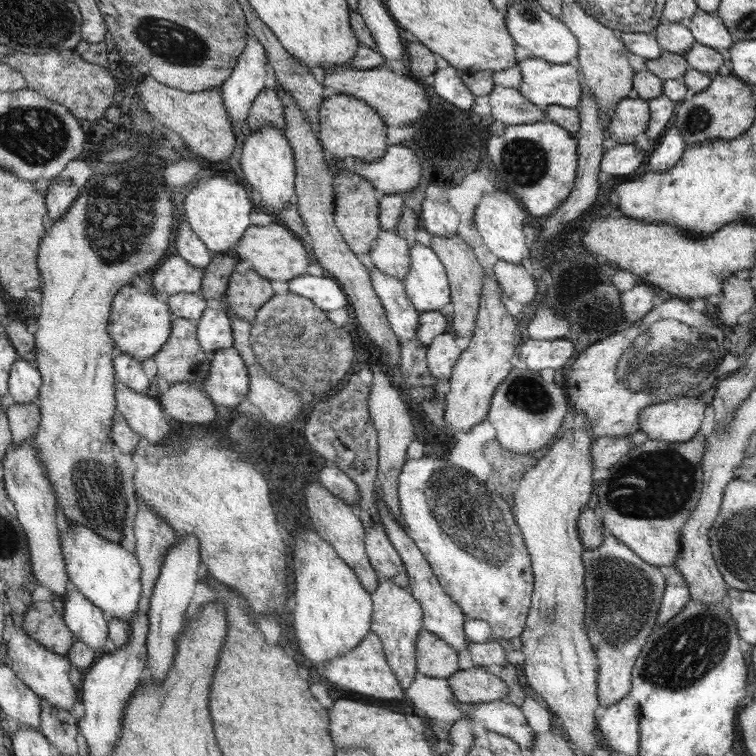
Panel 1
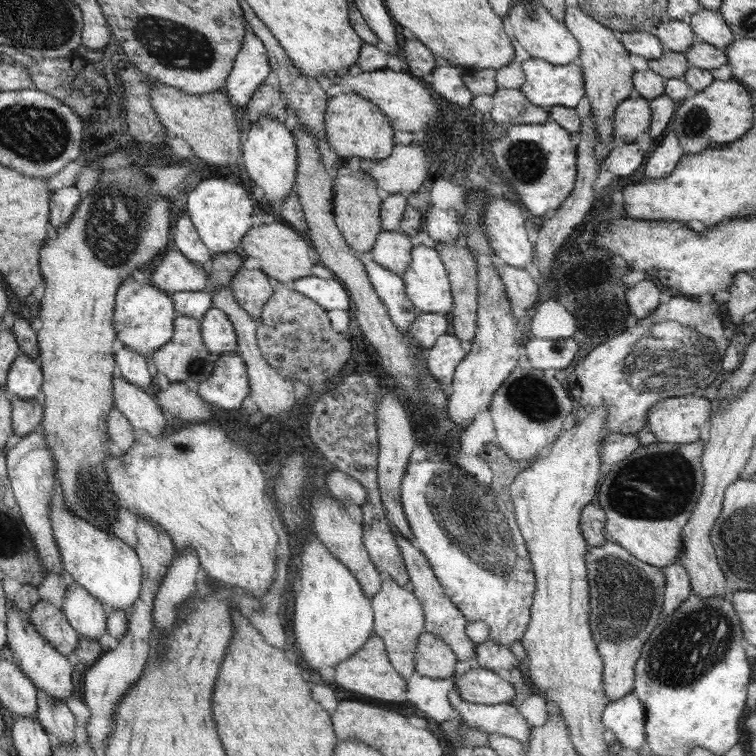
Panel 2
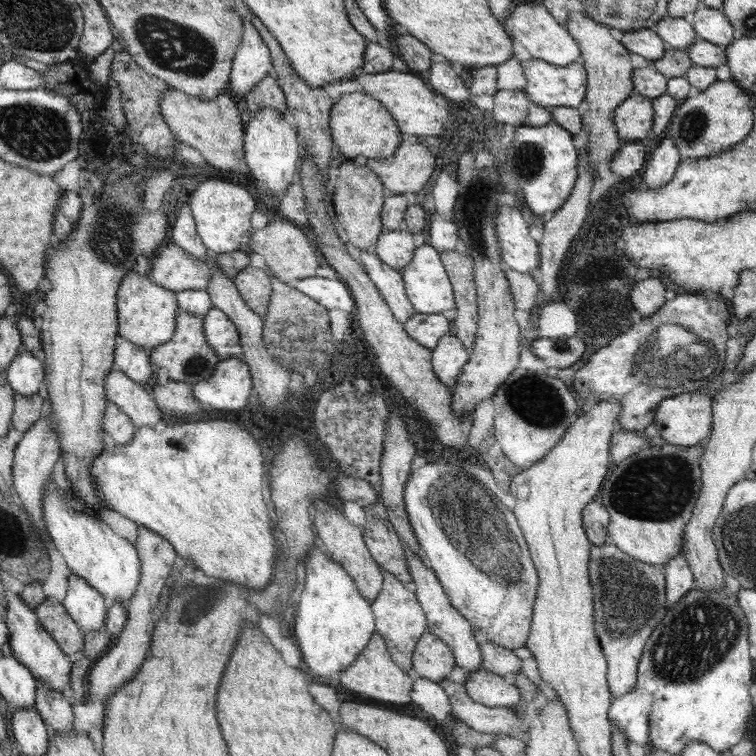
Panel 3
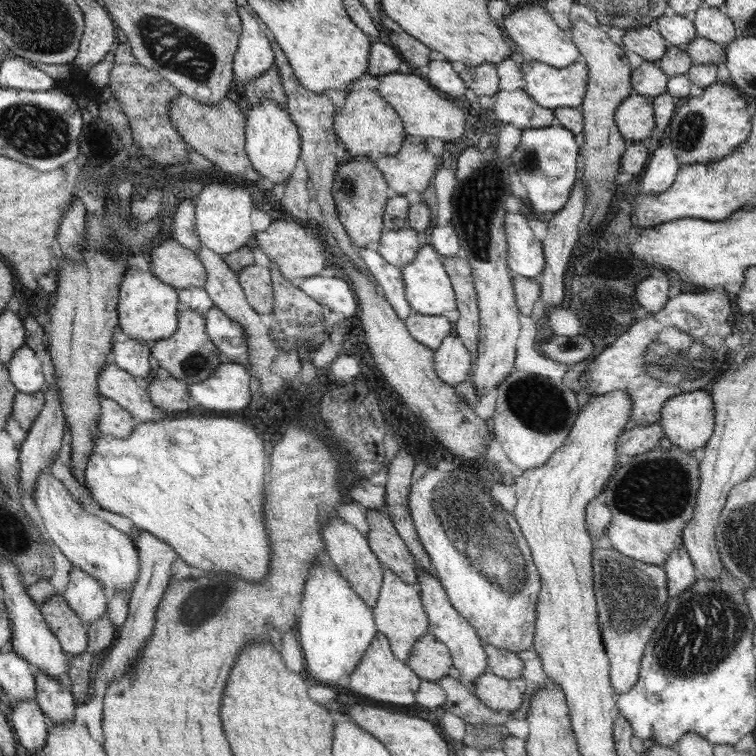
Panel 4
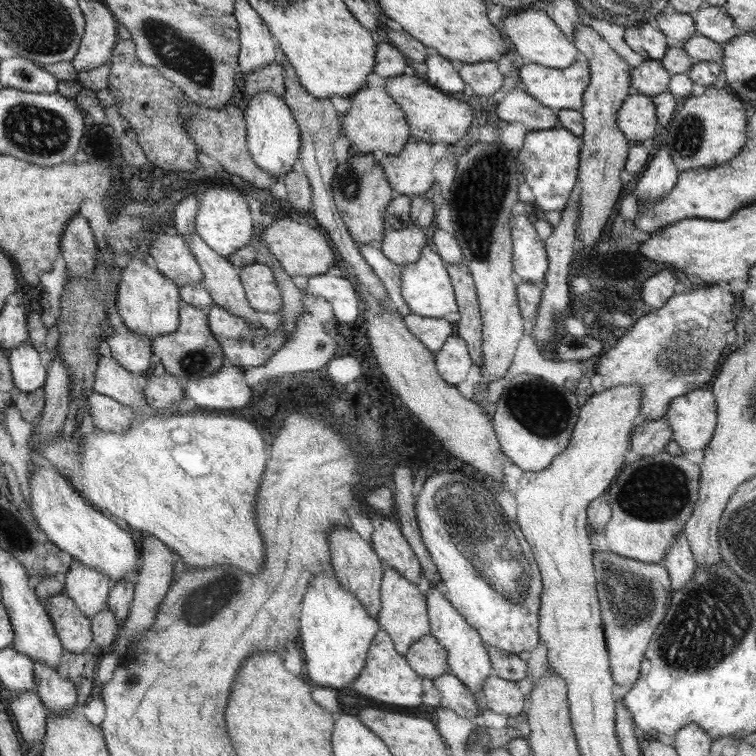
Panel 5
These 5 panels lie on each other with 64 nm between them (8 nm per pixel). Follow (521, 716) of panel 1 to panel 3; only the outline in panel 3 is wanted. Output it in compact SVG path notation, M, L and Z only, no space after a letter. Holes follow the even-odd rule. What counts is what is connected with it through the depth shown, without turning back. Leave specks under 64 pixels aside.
M427 631L425 635L418 640L416 651L413 653L412 669L414 669L421 678L428 678L428 680L438 682L444 686L444 690L451 702L451 714L453 717L462 720L462 722L466 722L470 728L478 732L485 732L486 734L502 733L511 736L513 730L522 724L520 721L521 716L516 715L517 711L515 709L508 707L489 707L474 702L470 696L468 696L468 693L466 693L466 686L444 680L444 678L452 672L452 668L454 668L457 663L454 662L455 657L452 656L452 652L453 650L450 650L444 641Z

